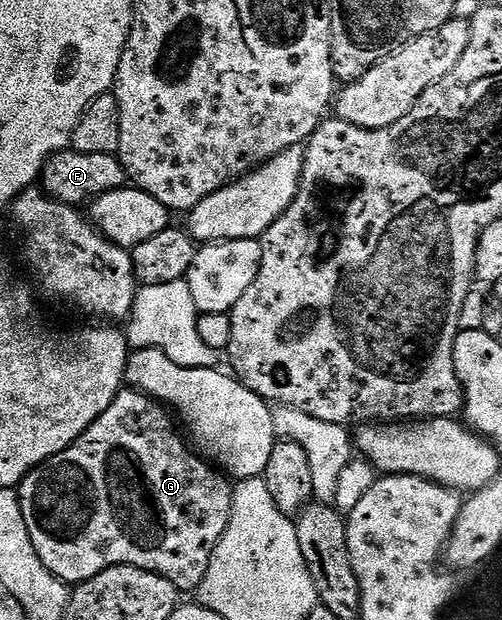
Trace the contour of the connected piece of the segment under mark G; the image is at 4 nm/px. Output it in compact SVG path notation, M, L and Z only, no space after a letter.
M123 389L70 447L40 463L19 484L31 545L35 545L39 561L55 577L76 585L112 567L138 567L167 577L178 592L196 592L227 529L227 521L231 521L234 484L206 462L180 430L173 428L168 414L150 395Z

